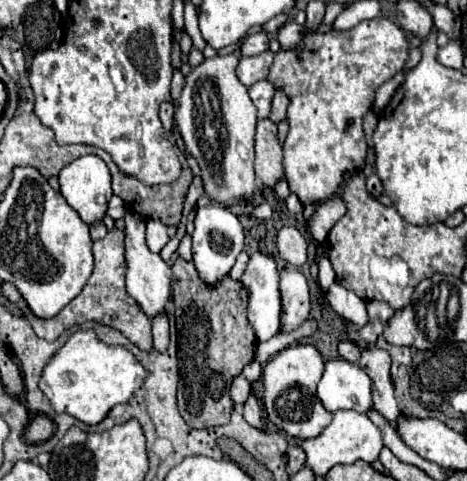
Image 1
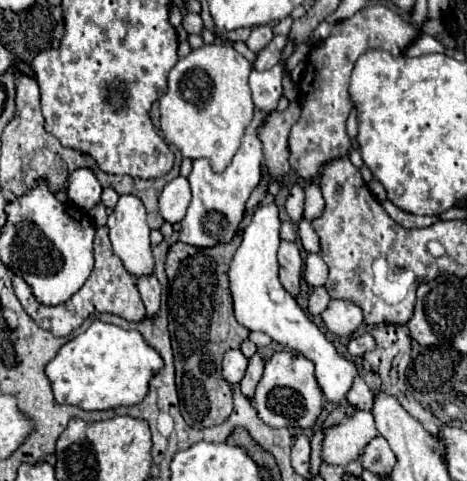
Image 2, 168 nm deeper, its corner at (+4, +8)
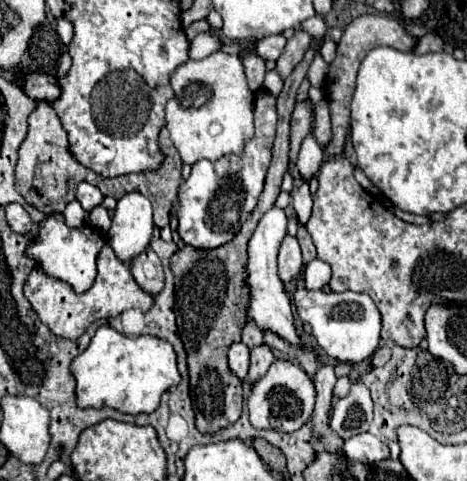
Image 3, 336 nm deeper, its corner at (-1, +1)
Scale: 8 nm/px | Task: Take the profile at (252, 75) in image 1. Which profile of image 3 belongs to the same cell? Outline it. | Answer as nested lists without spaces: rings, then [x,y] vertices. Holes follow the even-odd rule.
[[[299,31],[299,33],[295,33],[295,35],[289,39],[283,55],[277,59],[277,73],[279,73],[283,79],[289,77],[289,73],[301,63],[301,59],[303,59],[307,47],[311,45],[311,41],[313,41],[313,37],[311,37],[309,33],[305,33],[305,31]]]

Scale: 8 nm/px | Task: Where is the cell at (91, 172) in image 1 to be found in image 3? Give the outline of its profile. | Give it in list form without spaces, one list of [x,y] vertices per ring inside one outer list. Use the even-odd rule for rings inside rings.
[[[83,181],[77,185],[77,201],[83,205],[85,211],[91,211],[93,207],[103,203],[103,193],[95,185]]]

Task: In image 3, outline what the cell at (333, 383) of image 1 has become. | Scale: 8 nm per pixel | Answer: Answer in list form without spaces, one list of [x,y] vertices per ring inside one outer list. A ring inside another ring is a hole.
[[[271,207],[259,221],[257,231],[253,233],[249,241],[249,261],[247,261],[247,285],[251,289],[251,301],[247,307],[247,315],[255,321],[257,327],[261,329],[271,329],[277,333],[281,339],[299,345],[303,343],[301,337],[297,335],[297,329],[293,325],[293,307],[291,299],[283,289],[283,281],[277,275],[277,251],[287,233],[287,217],[285,211],[279,207]]]

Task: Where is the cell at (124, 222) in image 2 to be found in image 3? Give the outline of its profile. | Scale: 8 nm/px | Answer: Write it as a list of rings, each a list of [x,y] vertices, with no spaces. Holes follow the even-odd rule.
[[[139,191],[127,193],[117,201],[117,211],[113,213],[113,225],[107,233],[109,245],[115,255],[129,263],[135,255],[145,251],[153,233],[151,203]]]

